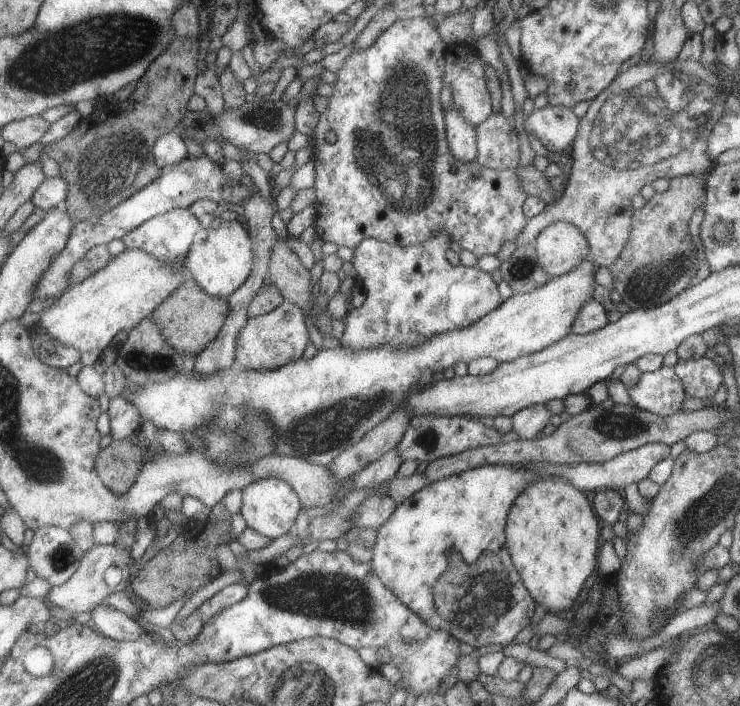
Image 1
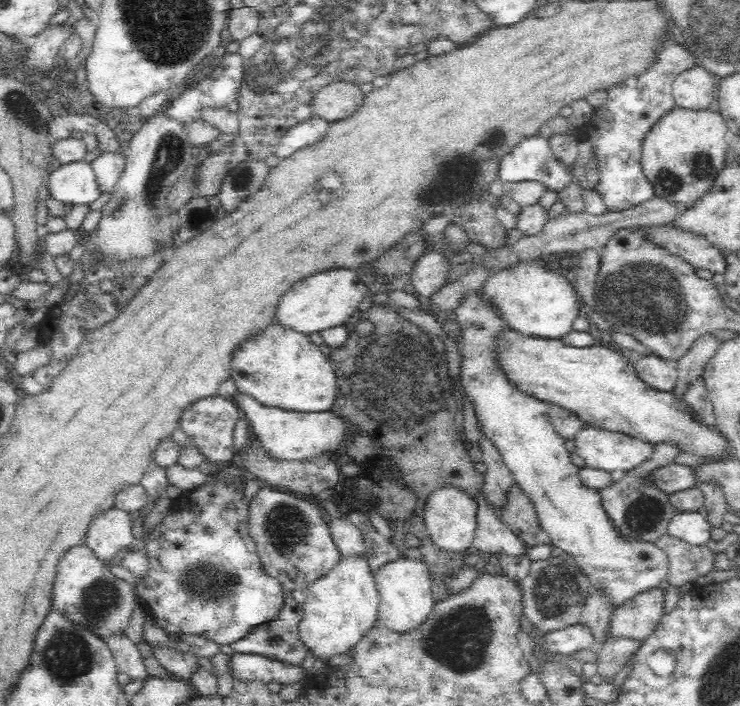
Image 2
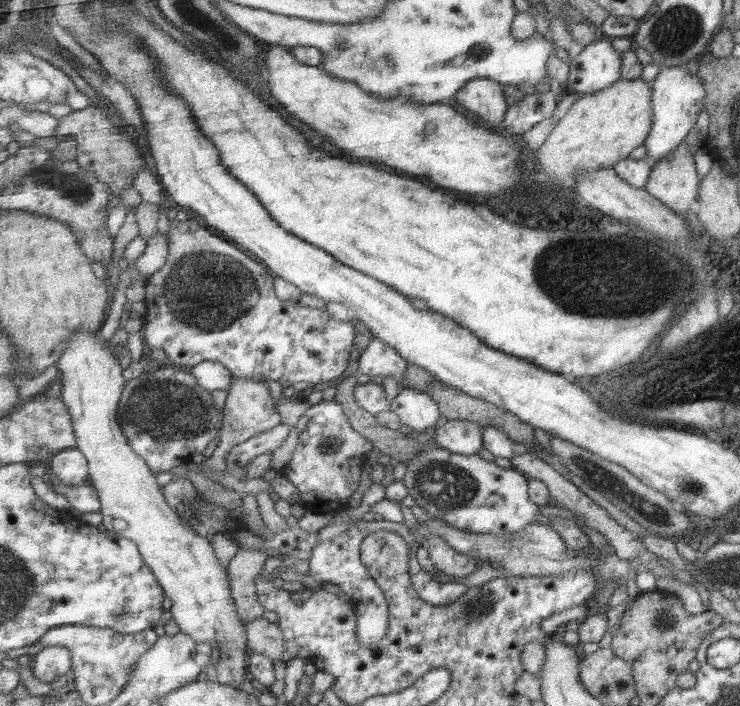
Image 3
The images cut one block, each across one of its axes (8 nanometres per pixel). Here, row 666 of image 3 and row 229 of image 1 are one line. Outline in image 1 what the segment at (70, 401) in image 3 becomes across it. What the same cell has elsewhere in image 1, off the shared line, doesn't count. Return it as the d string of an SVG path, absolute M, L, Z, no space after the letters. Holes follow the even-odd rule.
M221 221L206 231L206 239L194 243L186 258L190 277L209 294L228 298L247 282L254 267L254 242L245 221Z

